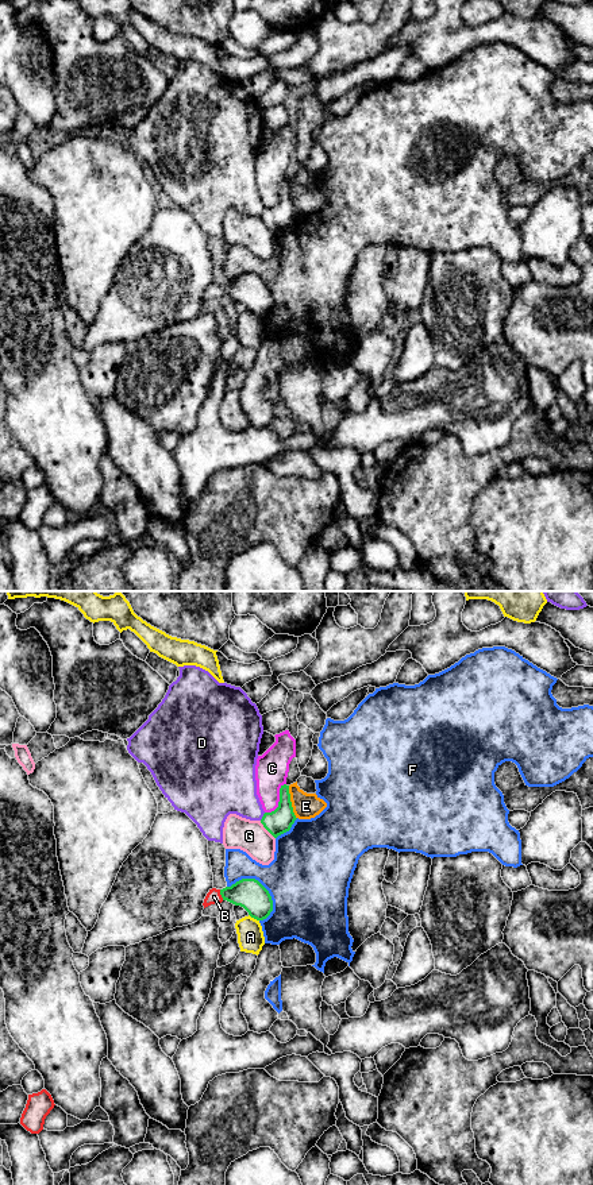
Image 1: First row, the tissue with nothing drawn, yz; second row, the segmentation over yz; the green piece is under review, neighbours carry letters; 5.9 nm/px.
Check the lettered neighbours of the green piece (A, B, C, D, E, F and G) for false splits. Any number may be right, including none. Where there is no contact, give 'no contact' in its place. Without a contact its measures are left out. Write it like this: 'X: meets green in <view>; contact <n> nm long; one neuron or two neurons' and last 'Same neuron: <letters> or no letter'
A: meets green in yz; contact 80 nm long; two neurons
B: meets green in yz; contact 70 nm long; one neuron
C: meets green in yz; contact 220 nm long; two neurons
D: meets green in yz; contact 60 nm long; two neurons
E: meets green in yz; contact 200 nm long; two neurons
F: meets green in yz; contact 320 nm long; two neurons
G: meets green in yz; contact 140 nm long; two neurons
Same neuron: B

